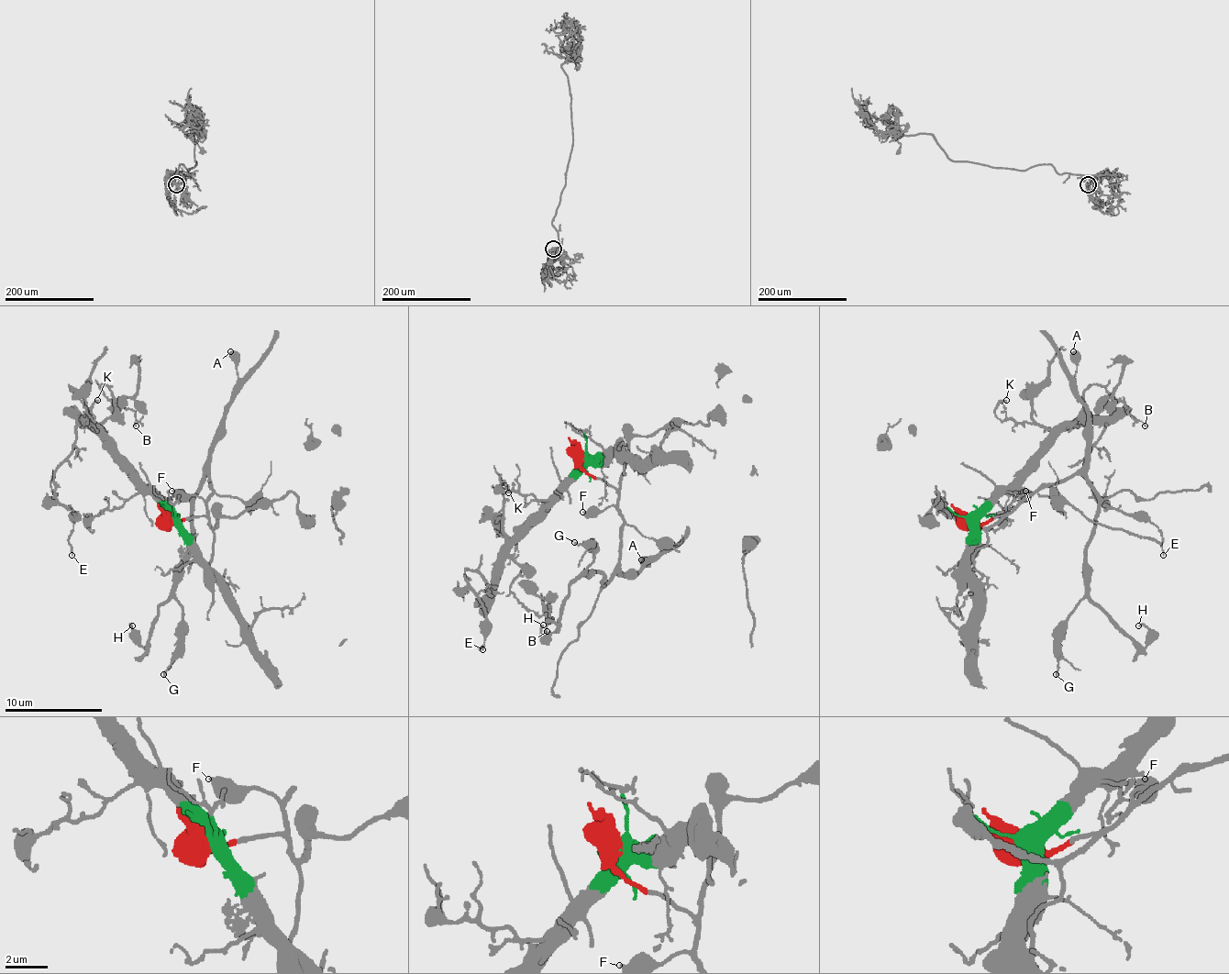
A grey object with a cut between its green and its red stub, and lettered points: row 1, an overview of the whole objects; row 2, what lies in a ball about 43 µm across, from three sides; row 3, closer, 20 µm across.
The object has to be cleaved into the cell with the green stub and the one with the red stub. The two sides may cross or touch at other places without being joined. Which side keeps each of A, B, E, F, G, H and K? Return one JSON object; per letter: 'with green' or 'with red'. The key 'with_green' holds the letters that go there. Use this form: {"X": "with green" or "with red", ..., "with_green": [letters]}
{"A": "with red", "B": "with green", "E": "with green", "F": "with red", "G": "with red", "H": "with red", "K": "with green", "with_green": ["B", "E", "K"]}

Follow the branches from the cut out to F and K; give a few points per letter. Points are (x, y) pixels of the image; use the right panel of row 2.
F: (969, 522), (987, 522), (991, 516), (1009, 512), (1026, 490)
K: (969, 522), (990, 504), (1050, 436), (1038, 424), (999, 419), (994, 409), (1006, 400)

